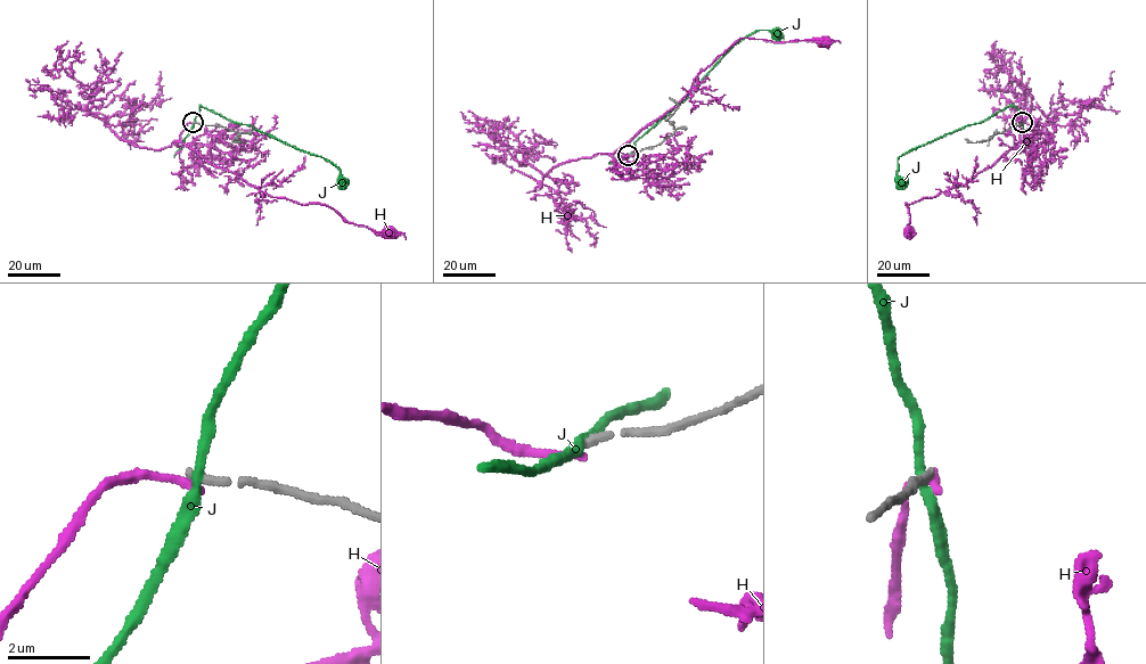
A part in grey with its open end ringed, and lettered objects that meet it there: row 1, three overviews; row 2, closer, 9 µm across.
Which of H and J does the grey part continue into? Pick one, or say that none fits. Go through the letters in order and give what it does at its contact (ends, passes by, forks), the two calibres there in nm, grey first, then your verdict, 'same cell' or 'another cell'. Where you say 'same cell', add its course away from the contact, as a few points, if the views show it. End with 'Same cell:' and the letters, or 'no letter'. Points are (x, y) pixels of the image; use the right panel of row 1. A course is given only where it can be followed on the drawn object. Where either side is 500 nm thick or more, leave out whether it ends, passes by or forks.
H: it ends | 200/200 nm | another cell
J: it passes by | 200/240 nm | another cell
Same cell: no letter

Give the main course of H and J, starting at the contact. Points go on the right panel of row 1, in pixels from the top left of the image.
H: (1022, 122), (1020, 140), (991, 166), (964, 185), (906, 203), (910, 215), (906, 231), (911, 229), (909, 231)
J: (1022, 122), (1018, 111), (1007, 106), (981, 122), (911, 149), (898, 158), (897, 180), (900, 183)

